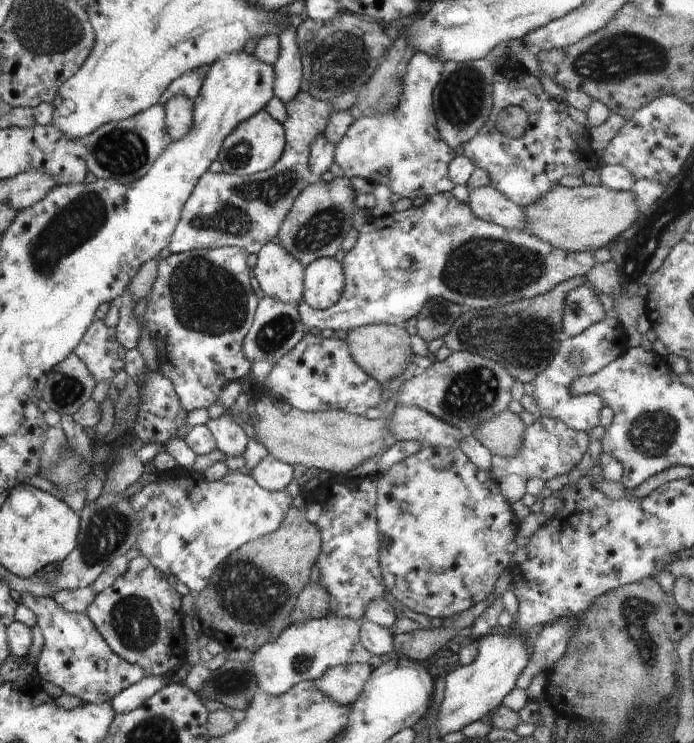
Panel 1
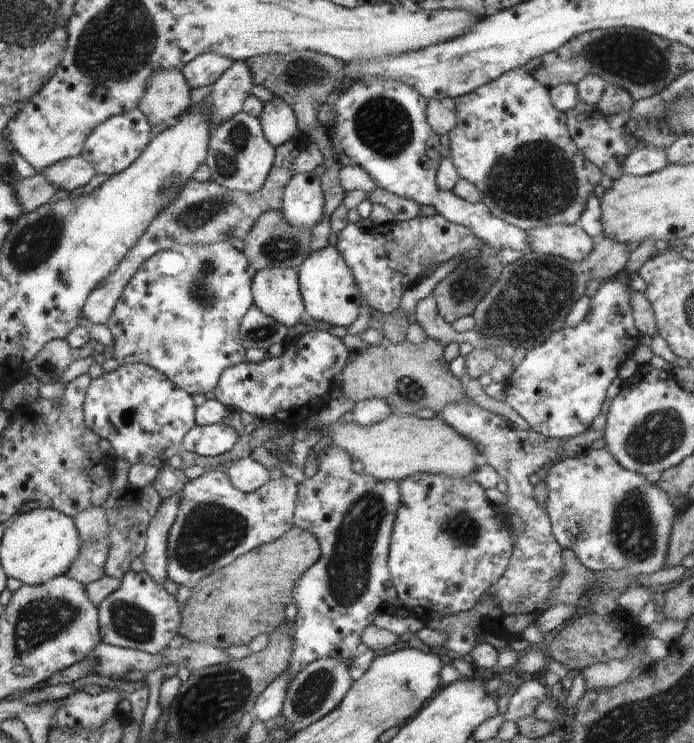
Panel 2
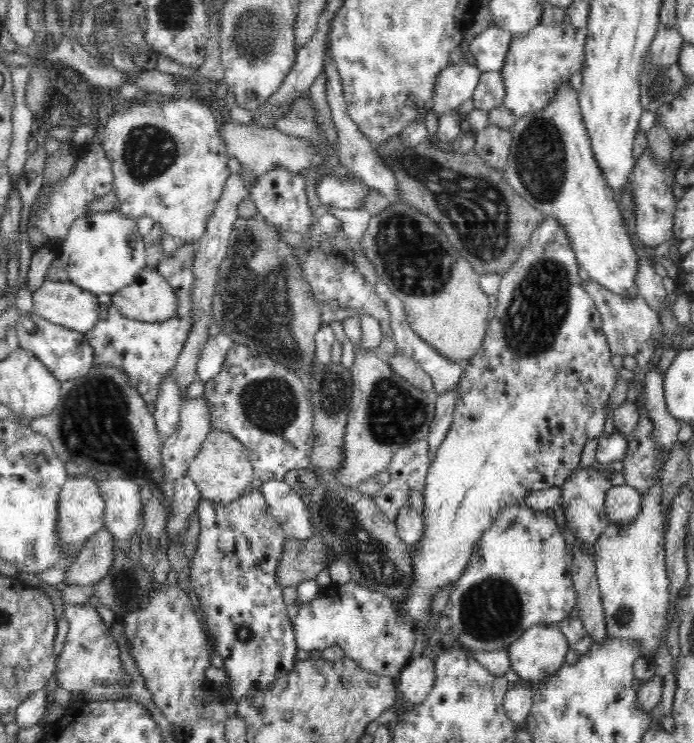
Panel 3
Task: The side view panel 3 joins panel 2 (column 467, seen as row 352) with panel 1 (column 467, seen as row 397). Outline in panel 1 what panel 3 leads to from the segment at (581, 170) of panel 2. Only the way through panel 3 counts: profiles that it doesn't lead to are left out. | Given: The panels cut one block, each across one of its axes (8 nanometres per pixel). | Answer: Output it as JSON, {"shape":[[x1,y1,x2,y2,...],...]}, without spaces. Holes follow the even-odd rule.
{"shape":[[504,63,499,67,492,78,492,112,489,114,486,124,478,130,478,134,462,146,462,152,466,158,470,158,476,167,486,170,490,177,489,185,499,190,510,202,524,207,534,202,558,186,563,176,582,176,590,168,600,167,601,158,592,148,589,129,580,126,570,114,568,114,568,104,553,98,546,93,542,87,540,79,518,64],[508,106,520,106,528,115,528,128,520,138,510,138,501,133,495,125,496,117,503,108]]}

